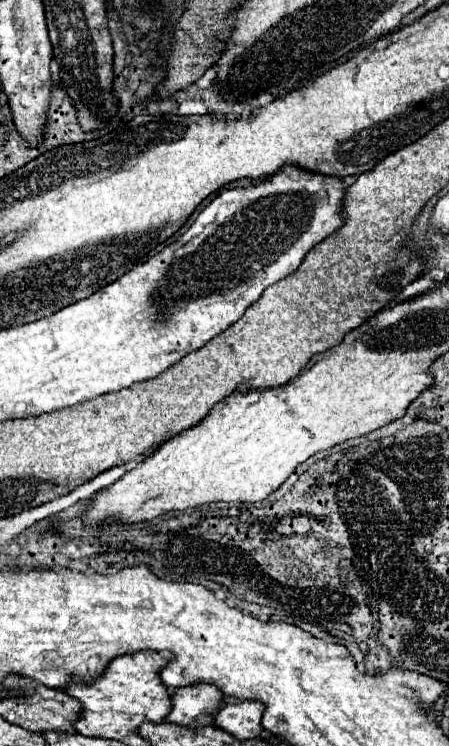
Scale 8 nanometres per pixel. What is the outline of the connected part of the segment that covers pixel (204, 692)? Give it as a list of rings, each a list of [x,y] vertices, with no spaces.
[[[208,684],[176,688],[170,696],[170,702],[172,702],[172,710],[164,720],[188,728],[200,728],[212,724],[212,718],[216,716],[216,708],[222,706],[220,690]]]

